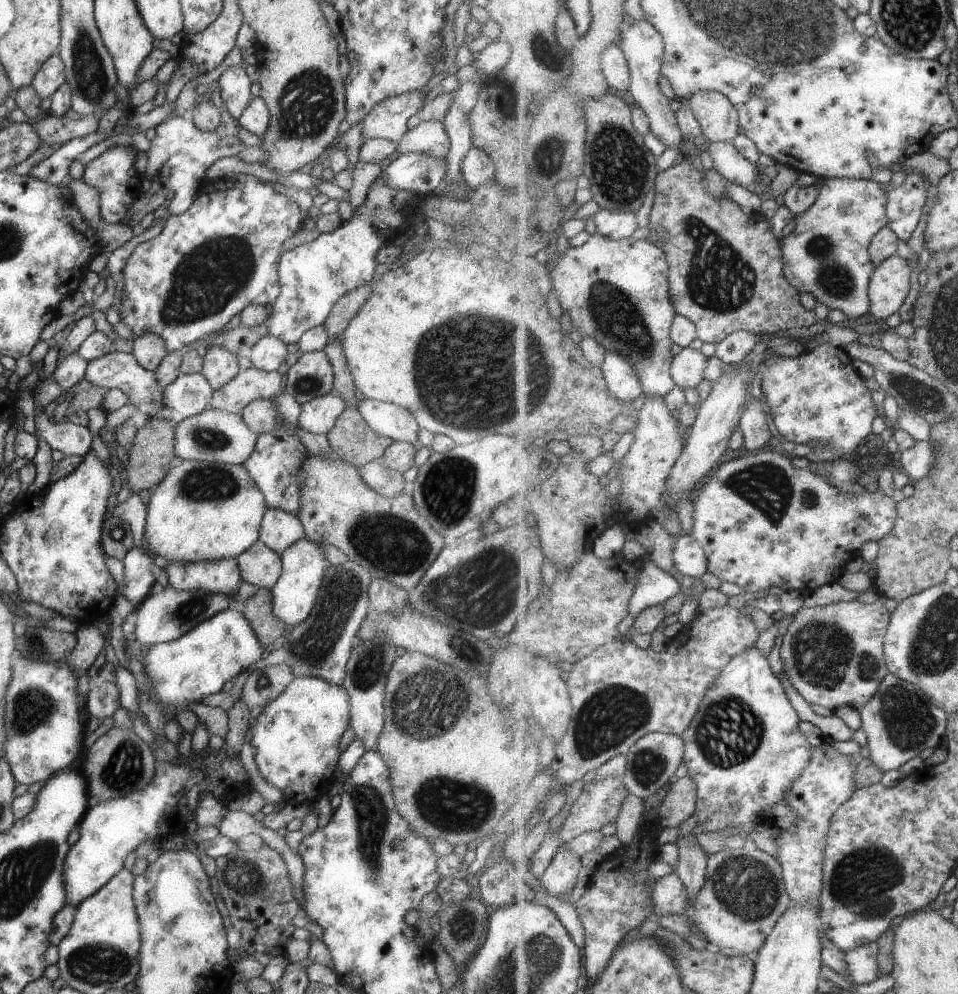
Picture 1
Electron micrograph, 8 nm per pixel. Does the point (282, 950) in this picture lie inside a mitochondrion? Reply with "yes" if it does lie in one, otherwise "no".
no

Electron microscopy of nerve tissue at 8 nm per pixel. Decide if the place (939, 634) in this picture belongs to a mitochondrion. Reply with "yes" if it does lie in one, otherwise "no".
yes

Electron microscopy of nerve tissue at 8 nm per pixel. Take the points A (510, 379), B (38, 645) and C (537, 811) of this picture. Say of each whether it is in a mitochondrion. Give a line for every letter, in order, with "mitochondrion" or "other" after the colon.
A: mitochondrion
B: mitochondrion
C: other

